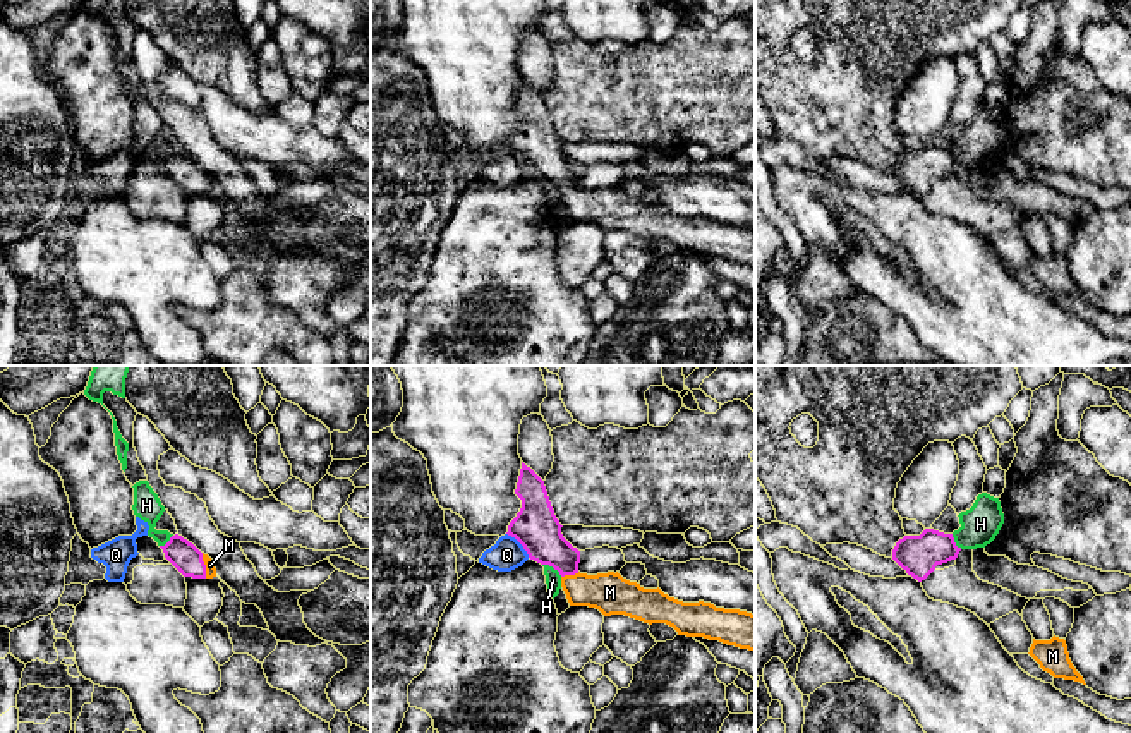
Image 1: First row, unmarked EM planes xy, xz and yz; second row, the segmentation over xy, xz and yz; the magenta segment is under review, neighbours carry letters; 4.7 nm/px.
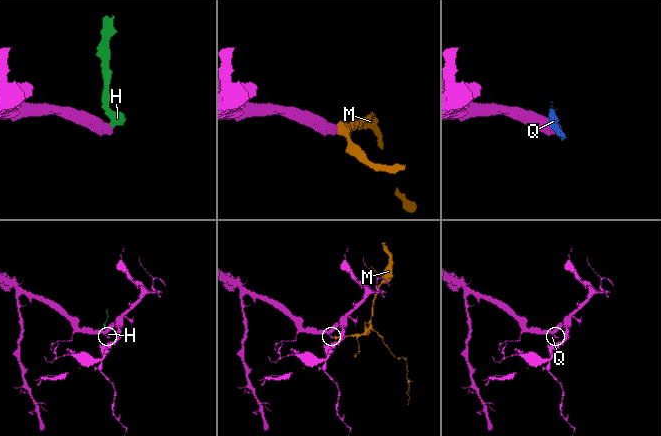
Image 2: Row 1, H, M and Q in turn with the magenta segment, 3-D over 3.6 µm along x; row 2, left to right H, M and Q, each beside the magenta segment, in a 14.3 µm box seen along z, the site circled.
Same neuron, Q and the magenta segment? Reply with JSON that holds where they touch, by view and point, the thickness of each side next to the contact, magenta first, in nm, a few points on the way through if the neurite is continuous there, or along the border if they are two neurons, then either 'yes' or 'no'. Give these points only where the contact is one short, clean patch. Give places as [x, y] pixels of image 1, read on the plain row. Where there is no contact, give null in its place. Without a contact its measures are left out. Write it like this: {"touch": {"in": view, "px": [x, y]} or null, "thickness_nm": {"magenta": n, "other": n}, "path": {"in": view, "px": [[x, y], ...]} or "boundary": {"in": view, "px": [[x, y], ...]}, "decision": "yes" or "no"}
{"touch": {"in": "xz", "px": [520, 158]}, "thickness_nm": {"magenta": 220, "other": 150}, "boundary": {"in": "xz", "px": [[507, 148], [529, 172]]}, "decision": "no"}

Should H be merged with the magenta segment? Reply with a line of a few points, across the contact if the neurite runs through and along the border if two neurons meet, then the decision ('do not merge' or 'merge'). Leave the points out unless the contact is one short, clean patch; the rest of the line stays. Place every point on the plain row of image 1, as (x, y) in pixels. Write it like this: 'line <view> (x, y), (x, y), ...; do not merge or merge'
line xz (543, 179), (548, 179), (562, 191); do not merge

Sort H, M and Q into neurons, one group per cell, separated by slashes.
H Q / M

